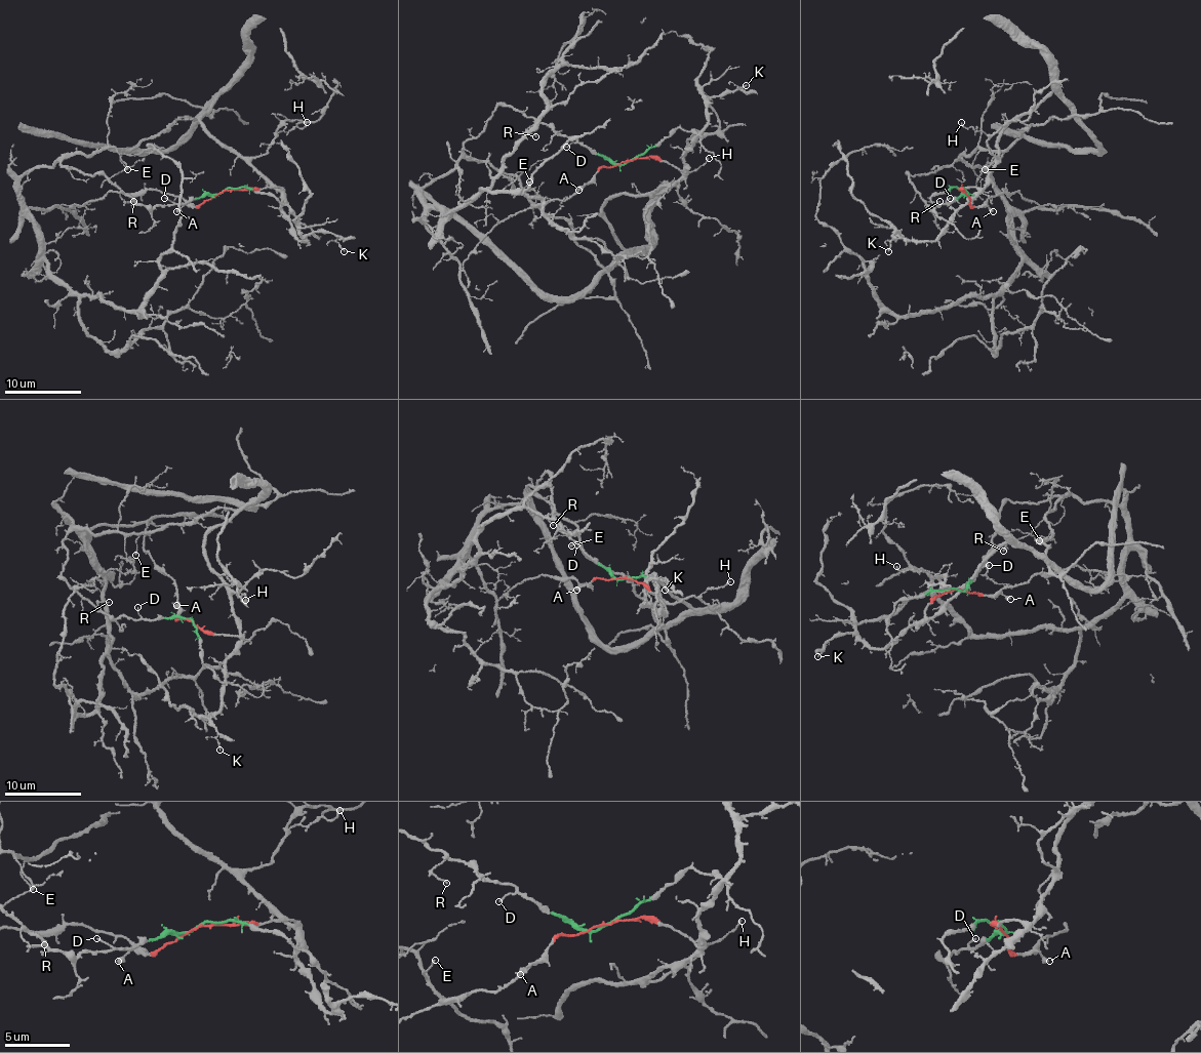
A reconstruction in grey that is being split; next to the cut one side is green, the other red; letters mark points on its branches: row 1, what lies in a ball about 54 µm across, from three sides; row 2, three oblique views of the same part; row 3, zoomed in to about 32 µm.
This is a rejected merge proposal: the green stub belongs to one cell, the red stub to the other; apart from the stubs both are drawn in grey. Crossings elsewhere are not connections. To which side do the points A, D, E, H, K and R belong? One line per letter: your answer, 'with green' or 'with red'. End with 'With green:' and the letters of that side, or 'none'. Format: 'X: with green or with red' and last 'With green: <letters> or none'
A: with red
D: with green
E: with green
H: with red
K: with red
R: with green
With green: D, E, R

